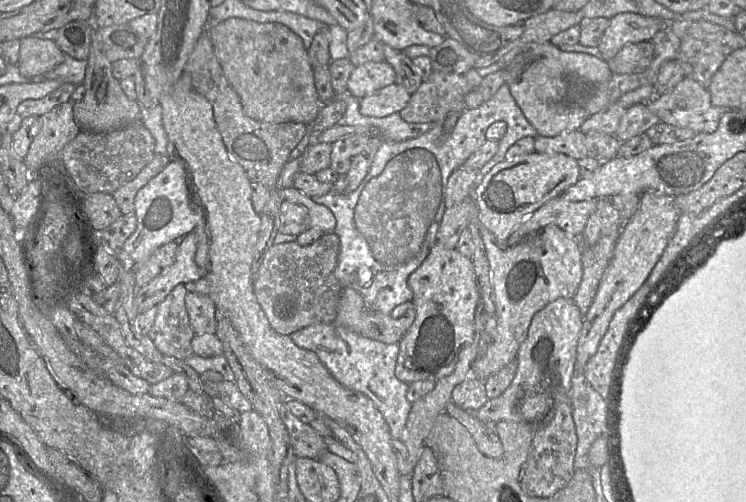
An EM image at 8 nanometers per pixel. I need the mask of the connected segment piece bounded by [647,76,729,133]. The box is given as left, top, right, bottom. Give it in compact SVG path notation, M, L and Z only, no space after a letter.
M685 76L670 92L660 96L655 96L652 100L647 102L647 105L649 109L659 117L661 122L678 128L690 129L696 133L713 133L716 131L721 116L724 112L729 110L729 108L713 106L711 103L711 96L707 88L687 76Z

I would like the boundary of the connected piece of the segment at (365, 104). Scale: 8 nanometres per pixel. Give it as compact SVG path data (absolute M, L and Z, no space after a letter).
M395 83L360 99L359 110L363 116L387 117L404 109L411 96L403 86Z

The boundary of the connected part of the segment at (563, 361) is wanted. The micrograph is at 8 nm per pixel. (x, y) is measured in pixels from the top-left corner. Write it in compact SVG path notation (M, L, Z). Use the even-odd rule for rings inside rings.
M558 298L555 301L547 304L540 311L538 311L532 318L526 340L521 344L518 350L517 357L516 357L518 361L518 369L510 386L499 397L488 400L488 402L483 407L475 411L467 411L467 412L471 413L474 417L476 417L482 422L488 422L488 421L522 422L530 425L533 429L544 428L545 426L547 426L553 419L557 407L564 401L570 401L570 391L572 389L572 378L575 374L576 351L577 351L577 345L578 345L580 333L583 327L583 320L584 320L584 316L581 314L579 308L574 304L573 299Z

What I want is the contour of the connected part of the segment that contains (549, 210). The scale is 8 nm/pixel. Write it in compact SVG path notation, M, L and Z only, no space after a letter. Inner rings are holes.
M559 196L541 206L534 213L529 215L507 238L505 247L512 247L517 244L524 236L544 229L546 226L557 226L573 237L581 237L587 221L595 211L597 200L568 201Z

